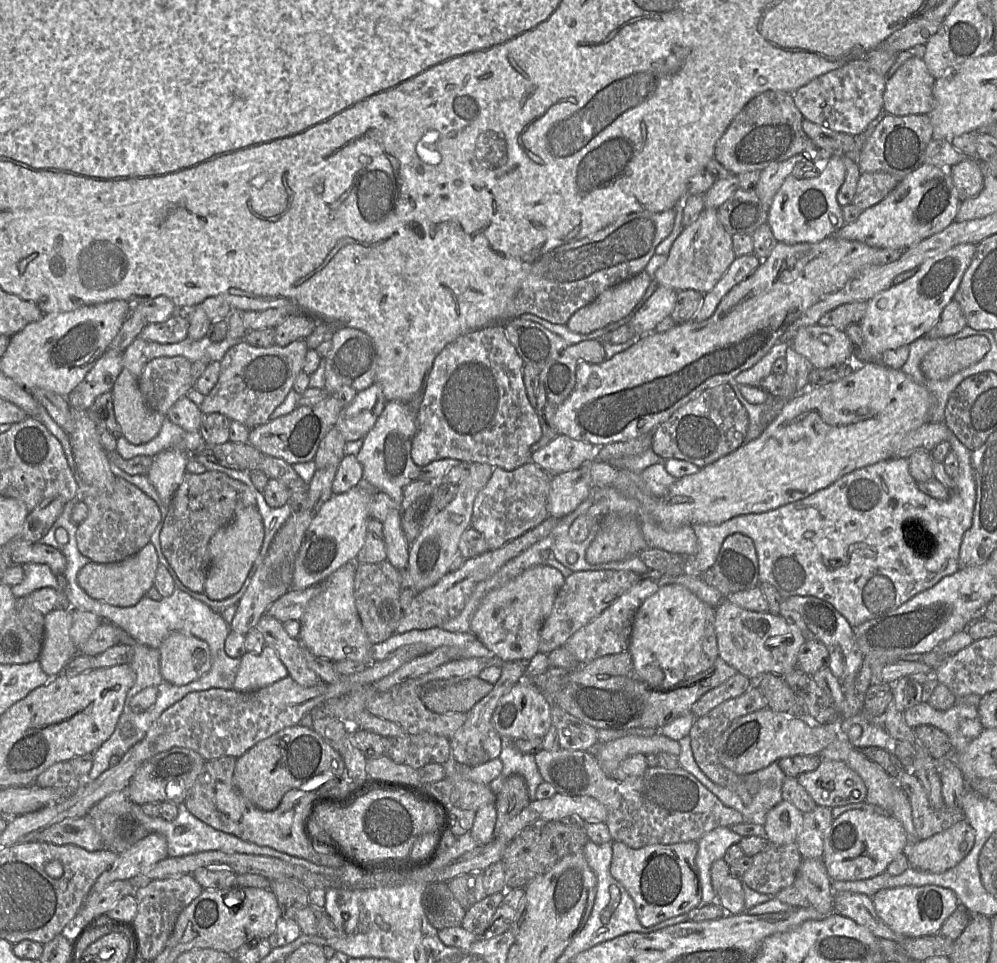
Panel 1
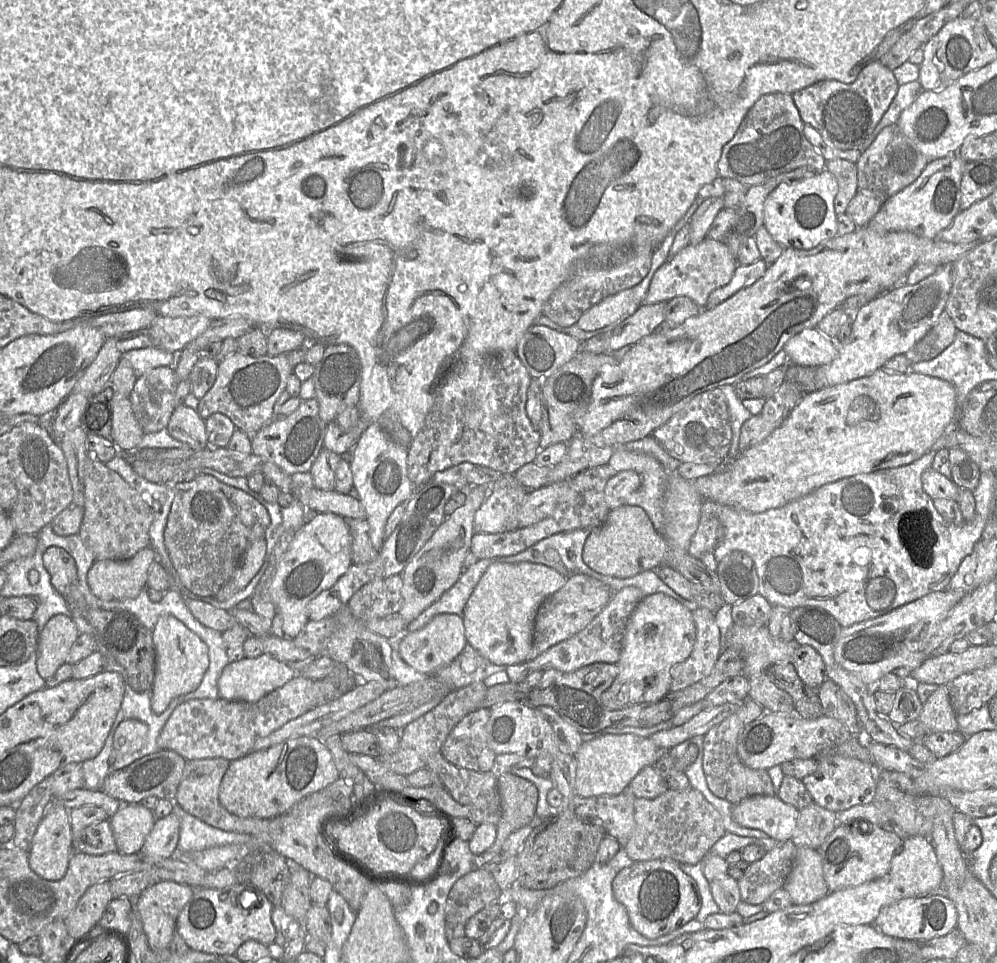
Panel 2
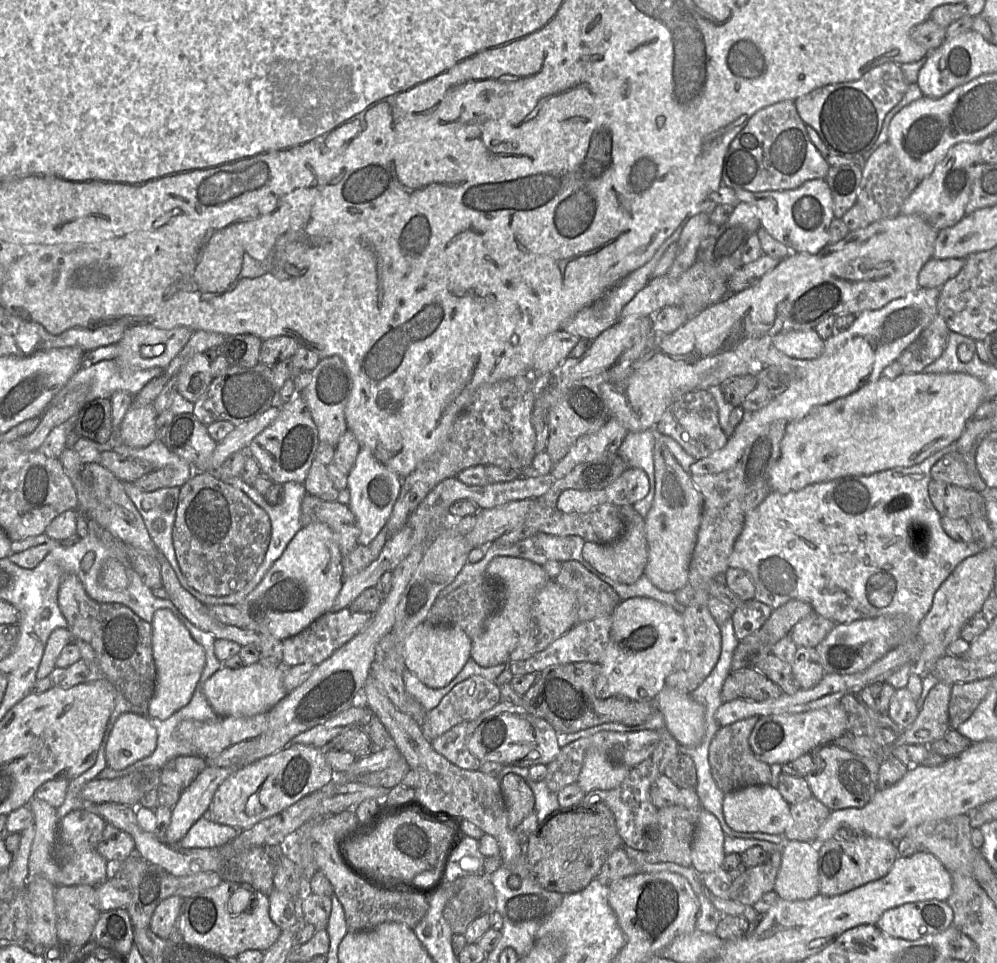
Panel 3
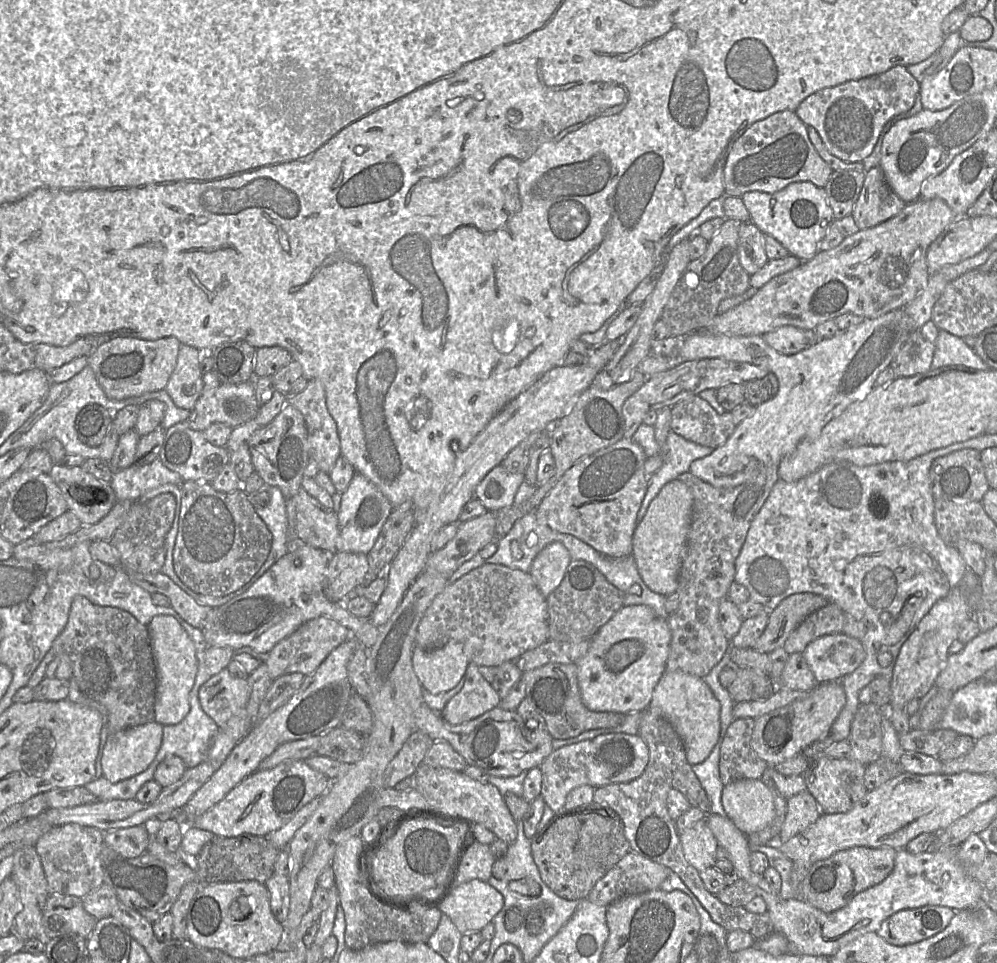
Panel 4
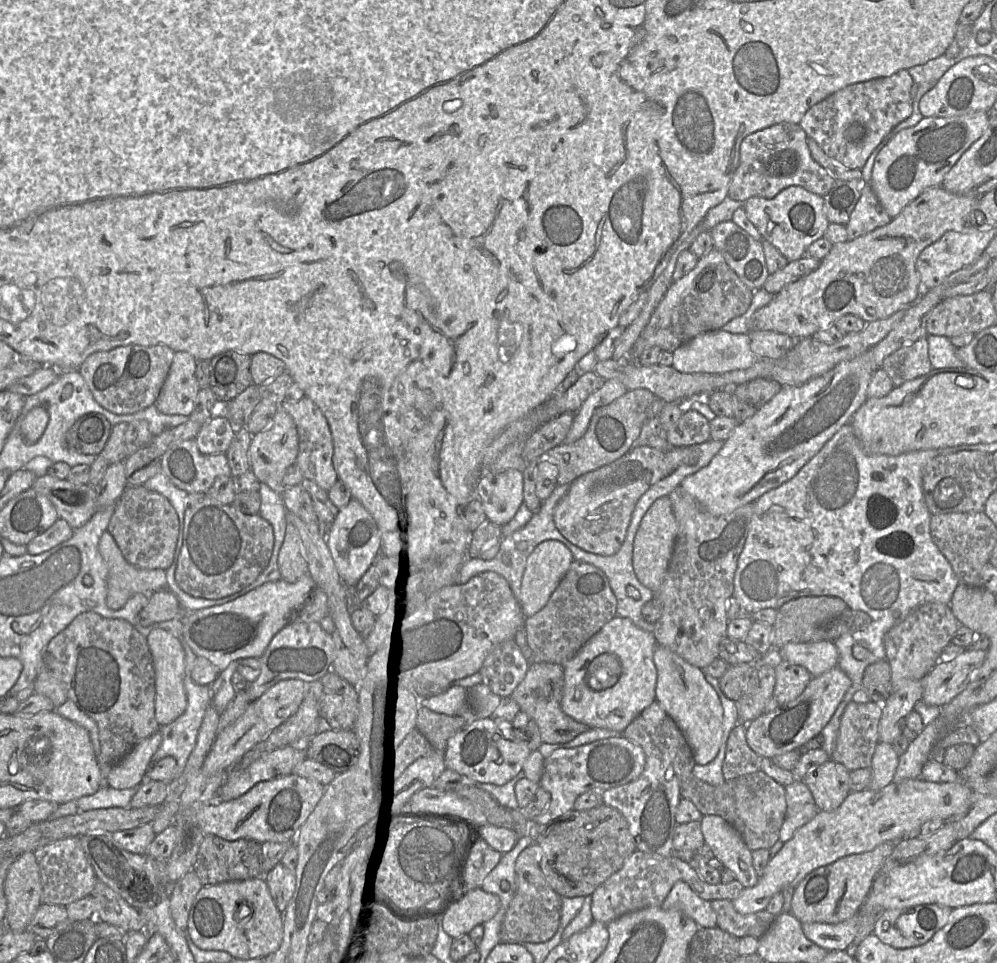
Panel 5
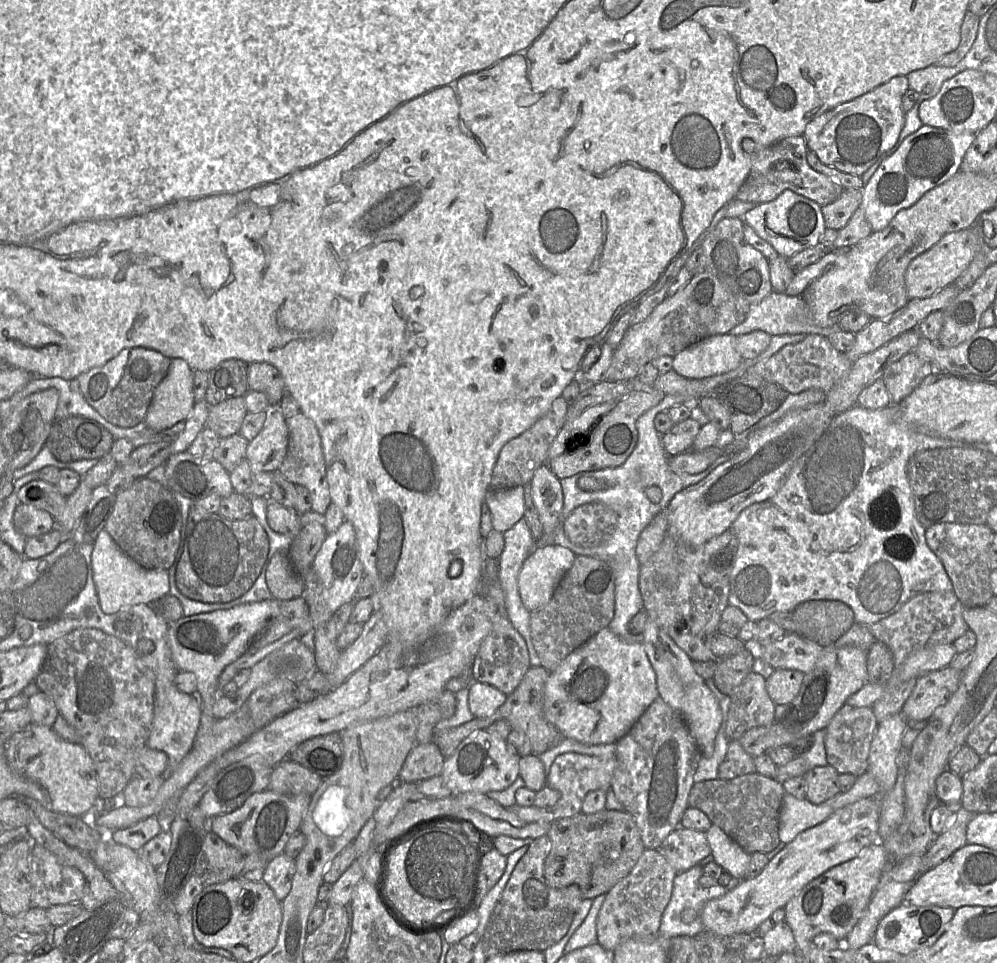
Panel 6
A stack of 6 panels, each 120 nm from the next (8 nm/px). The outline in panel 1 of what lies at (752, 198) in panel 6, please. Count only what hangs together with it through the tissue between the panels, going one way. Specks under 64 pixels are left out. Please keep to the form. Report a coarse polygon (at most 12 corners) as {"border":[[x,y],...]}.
{"border":[[788,92],[751,99],[717,141],[732,174],[820,150]]}

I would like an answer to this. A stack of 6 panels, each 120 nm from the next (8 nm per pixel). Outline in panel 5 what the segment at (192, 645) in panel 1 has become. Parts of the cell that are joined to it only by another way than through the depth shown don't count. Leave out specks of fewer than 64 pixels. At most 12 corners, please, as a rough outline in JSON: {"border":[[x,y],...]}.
{"border":[[153,628],[155,718],[168,725],[186,709],[182,641]]}

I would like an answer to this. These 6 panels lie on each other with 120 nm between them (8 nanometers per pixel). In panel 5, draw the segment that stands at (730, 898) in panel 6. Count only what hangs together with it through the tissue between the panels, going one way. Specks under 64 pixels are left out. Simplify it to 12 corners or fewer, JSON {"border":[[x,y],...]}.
{"border":[[961,780],[851,792],[818,811],[731,900],[743,915],[813,870],[970,805]]}

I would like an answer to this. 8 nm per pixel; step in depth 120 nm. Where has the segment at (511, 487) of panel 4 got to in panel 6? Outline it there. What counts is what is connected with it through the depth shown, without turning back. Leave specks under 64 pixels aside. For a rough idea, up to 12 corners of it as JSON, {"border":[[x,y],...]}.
{"border":[[525,486],[489,489],[493,529],[504,533],[525,512]]}

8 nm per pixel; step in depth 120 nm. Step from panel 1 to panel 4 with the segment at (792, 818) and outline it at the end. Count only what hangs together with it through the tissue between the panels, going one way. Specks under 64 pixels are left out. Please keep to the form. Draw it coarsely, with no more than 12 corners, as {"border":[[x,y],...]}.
{"border":[[761,778],[725,785],[726,816],[747,836],[775,817]]}

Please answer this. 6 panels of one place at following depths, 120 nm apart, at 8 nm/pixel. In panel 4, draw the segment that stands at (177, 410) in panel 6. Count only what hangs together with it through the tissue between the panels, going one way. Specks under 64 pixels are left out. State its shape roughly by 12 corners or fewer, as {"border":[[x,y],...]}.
{"border":[[181,344],[165,390],[192,410],[203,391],[197,348]]}

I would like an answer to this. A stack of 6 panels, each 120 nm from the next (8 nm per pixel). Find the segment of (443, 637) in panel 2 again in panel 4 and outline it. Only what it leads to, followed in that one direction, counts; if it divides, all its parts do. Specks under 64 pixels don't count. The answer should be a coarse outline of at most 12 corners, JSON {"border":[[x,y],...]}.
{"border":[[463,644],[414,647],[412,665],[437,695],[465,676]]}

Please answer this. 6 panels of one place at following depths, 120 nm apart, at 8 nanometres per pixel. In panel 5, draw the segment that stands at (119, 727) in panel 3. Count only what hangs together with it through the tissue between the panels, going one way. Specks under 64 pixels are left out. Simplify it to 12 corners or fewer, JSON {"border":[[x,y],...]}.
{"border":[[160,731],[138,742],[107,775],[115,789],[140,786],[161,742]]}

